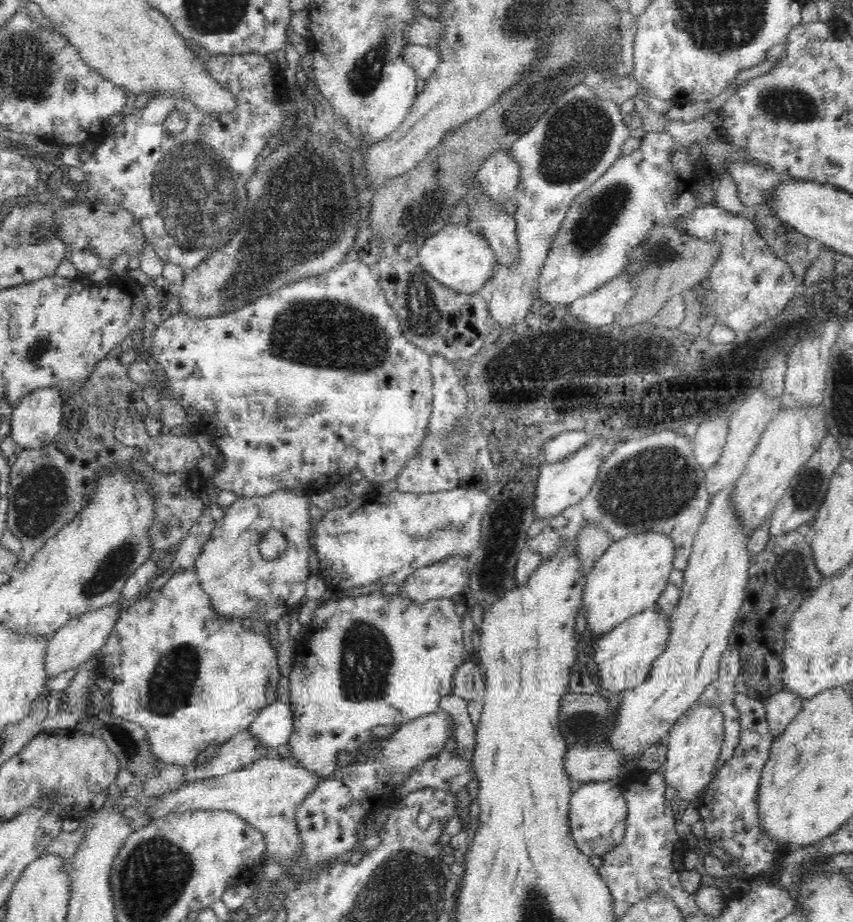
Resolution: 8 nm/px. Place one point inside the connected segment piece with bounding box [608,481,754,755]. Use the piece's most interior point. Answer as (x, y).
(715, 581)

